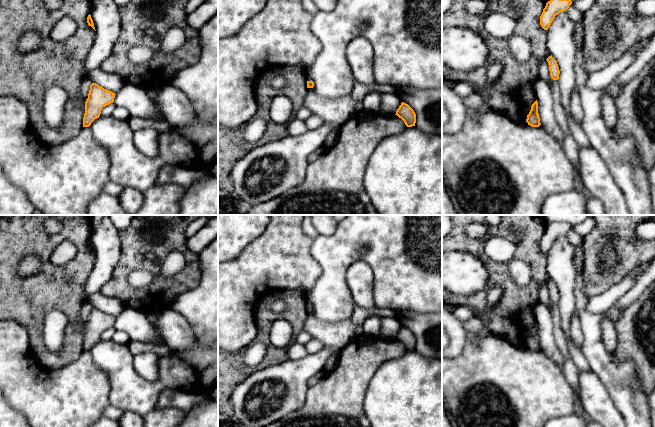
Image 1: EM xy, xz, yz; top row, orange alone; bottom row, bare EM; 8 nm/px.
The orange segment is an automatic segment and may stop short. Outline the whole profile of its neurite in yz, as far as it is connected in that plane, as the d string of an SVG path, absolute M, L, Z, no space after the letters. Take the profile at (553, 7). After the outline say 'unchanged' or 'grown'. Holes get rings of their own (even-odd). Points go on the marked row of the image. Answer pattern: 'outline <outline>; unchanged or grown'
outline M550 0L540 16L540 25L544 30L548 30L553 19L560 12L566 11L572 4L571 0Z; unchanged

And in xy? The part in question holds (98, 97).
outline M96 83L90 85L88 98L85 102L83 128L80 133L68 141L51 146L42 142L30 124L27 106L13 96L0 96L0 166L7 179L16 187L25 191L27 198L35 209L44 215L88 215L88 206L101 193L110 181L111 165L107 150L93 138L91 123L99 118L103 107L114 102L115 93L104 89Z; grown

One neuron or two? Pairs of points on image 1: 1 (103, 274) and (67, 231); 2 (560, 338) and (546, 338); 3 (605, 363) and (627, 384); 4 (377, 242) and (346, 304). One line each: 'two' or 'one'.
1: two
2: two
3: one
4: one

